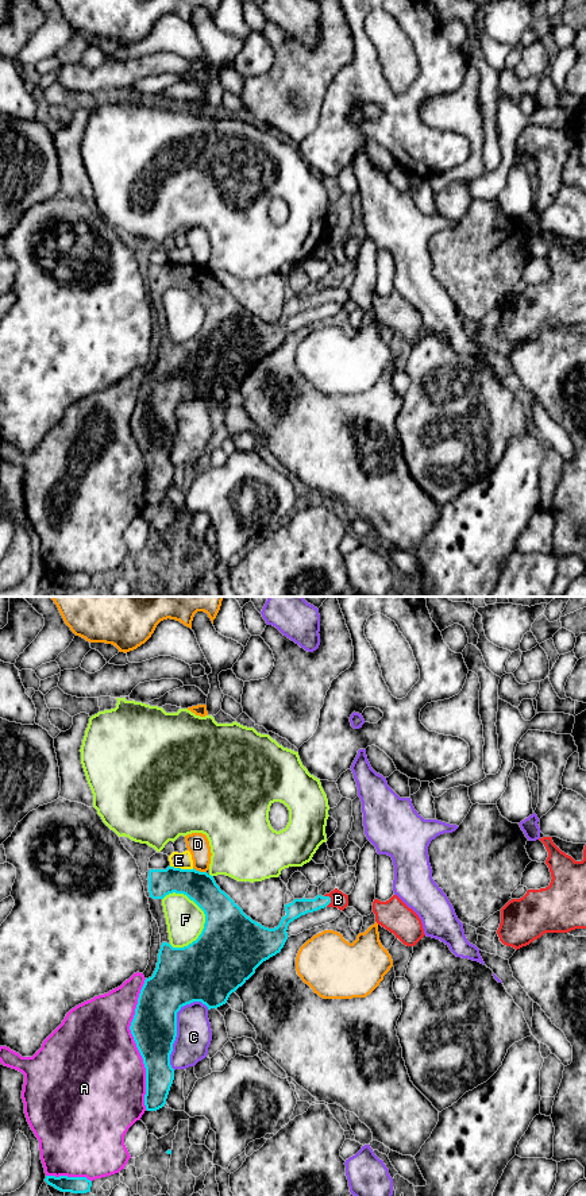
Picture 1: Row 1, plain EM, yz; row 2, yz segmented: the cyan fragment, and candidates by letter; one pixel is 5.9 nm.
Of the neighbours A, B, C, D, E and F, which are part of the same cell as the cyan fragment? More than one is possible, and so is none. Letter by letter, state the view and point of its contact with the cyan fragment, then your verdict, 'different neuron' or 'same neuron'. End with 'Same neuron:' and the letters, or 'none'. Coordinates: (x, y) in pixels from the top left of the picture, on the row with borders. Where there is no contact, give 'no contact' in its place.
A: yz (135, 1042) | different neuron
B: yz (330, 901) | same neuron
C: yz (176, 1030) | different neuron
D: yz (199, 871) | different neuron
E: yz (180, 868) | different neuron
F: yz (201, 909) | different neuron
Same neuron: B

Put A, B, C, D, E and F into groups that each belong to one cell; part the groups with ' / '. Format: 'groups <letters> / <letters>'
groups A / B / C / D / E / F

